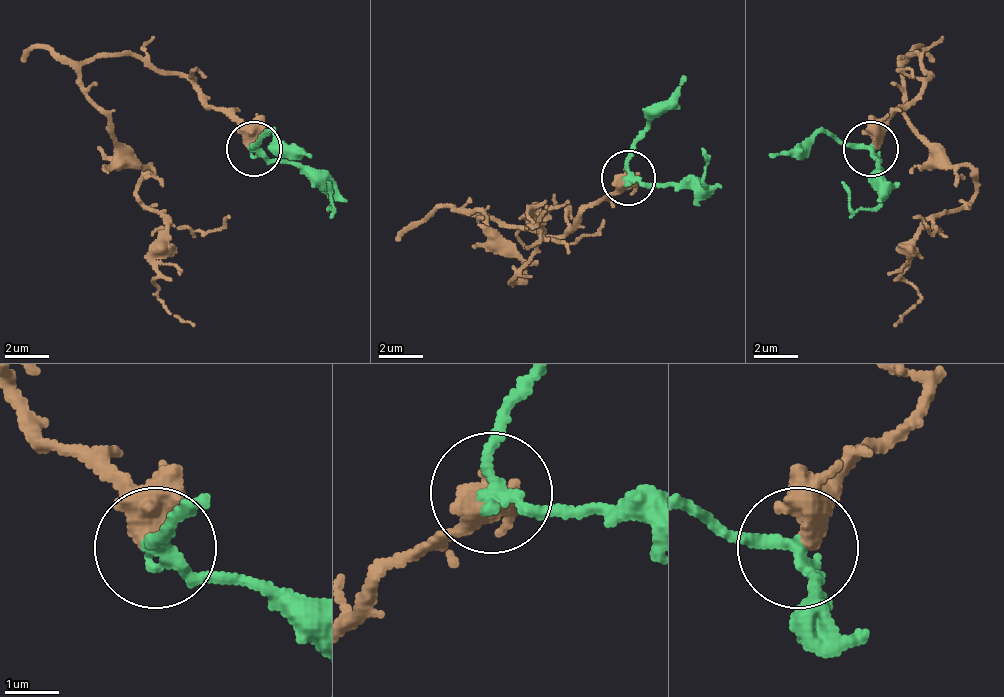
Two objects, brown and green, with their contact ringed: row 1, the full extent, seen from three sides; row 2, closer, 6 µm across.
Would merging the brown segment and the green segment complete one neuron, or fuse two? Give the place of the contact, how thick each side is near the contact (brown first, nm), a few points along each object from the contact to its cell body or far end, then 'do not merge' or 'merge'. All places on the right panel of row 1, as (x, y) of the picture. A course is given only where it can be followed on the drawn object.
(871, 149) | 400/240 nm | brown via (875, 150), (930, 79), (919, 57), (902, 112), (974, 194), (919, 232), (902, 276), (919, 298), (891, 326) | green via (870, 150), (875, 161), (880, 199), (853, 210), (842, 183) | merge

